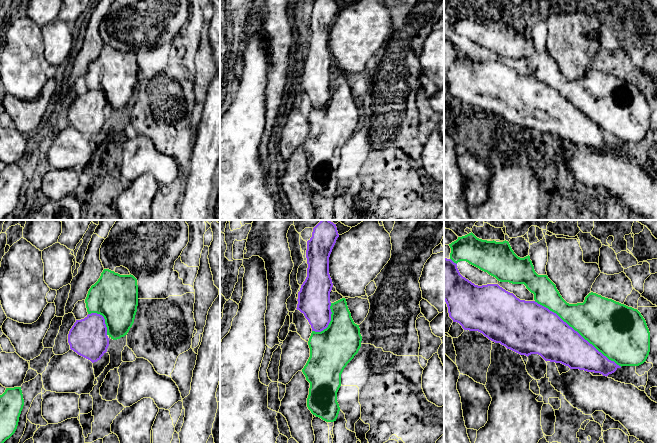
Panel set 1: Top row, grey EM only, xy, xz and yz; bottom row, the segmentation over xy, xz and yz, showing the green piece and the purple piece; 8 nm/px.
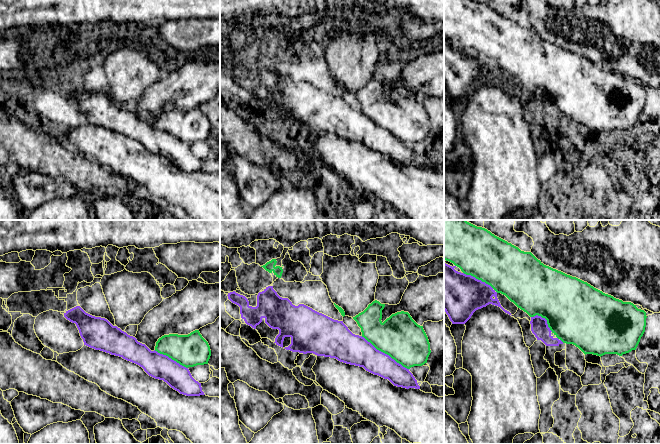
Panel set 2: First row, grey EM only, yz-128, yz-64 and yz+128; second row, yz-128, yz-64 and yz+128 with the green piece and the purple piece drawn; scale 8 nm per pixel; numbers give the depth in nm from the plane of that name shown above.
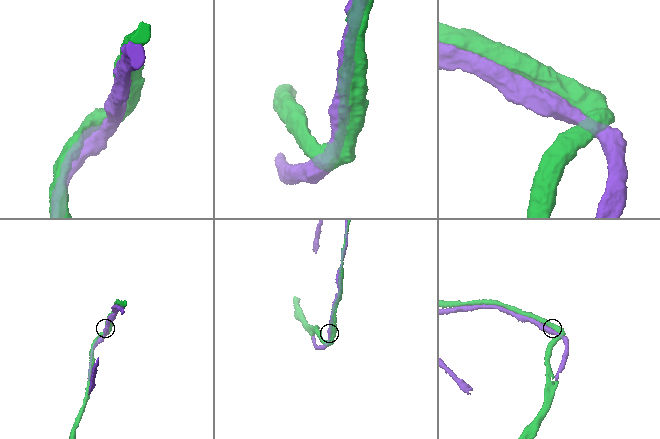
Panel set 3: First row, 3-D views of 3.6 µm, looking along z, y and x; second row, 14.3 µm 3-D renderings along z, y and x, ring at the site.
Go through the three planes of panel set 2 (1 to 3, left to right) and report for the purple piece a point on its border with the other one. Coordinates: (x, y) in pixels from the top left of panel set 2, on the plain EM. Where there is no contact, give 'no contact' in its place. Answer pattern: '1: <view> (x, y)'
1: yz-128 (171, 134)
2: yz-64 (385, 129)
3: yz+128 (480, 55)

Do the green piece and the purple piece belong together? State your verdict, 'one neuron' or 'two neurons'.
one neuron

